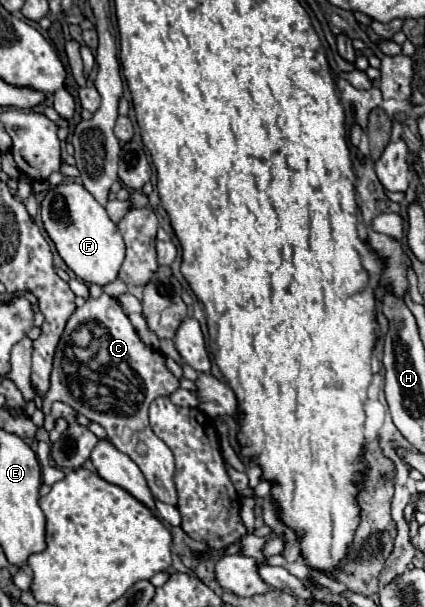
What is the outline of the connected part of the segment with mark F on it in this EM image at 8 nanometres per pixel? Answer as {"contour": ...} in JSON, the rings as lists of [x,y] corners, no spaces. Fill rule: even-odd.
{"contour":[[[72,182],[50,188],[42,200],[42,222],[60,258],[82,282],[106,286],[118,278],[118,270],[124,260],[120,230],[108,218],[104,206],[100,206],[82,184]]]}

